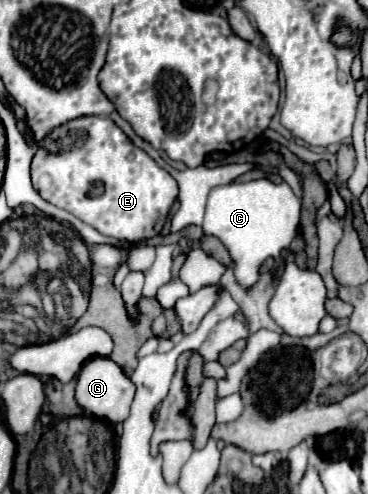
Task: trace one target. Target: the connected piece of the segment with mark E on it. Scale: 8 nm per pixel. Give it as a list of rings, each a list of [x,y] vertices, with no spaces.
[[[79,116],[51,132],[31,164],[33,186],[41,198],[83,218],[83,222],[95,226],[101,234],[123,242],[137,244],[161,232],[177,200],[179,186],[109,116]]]

